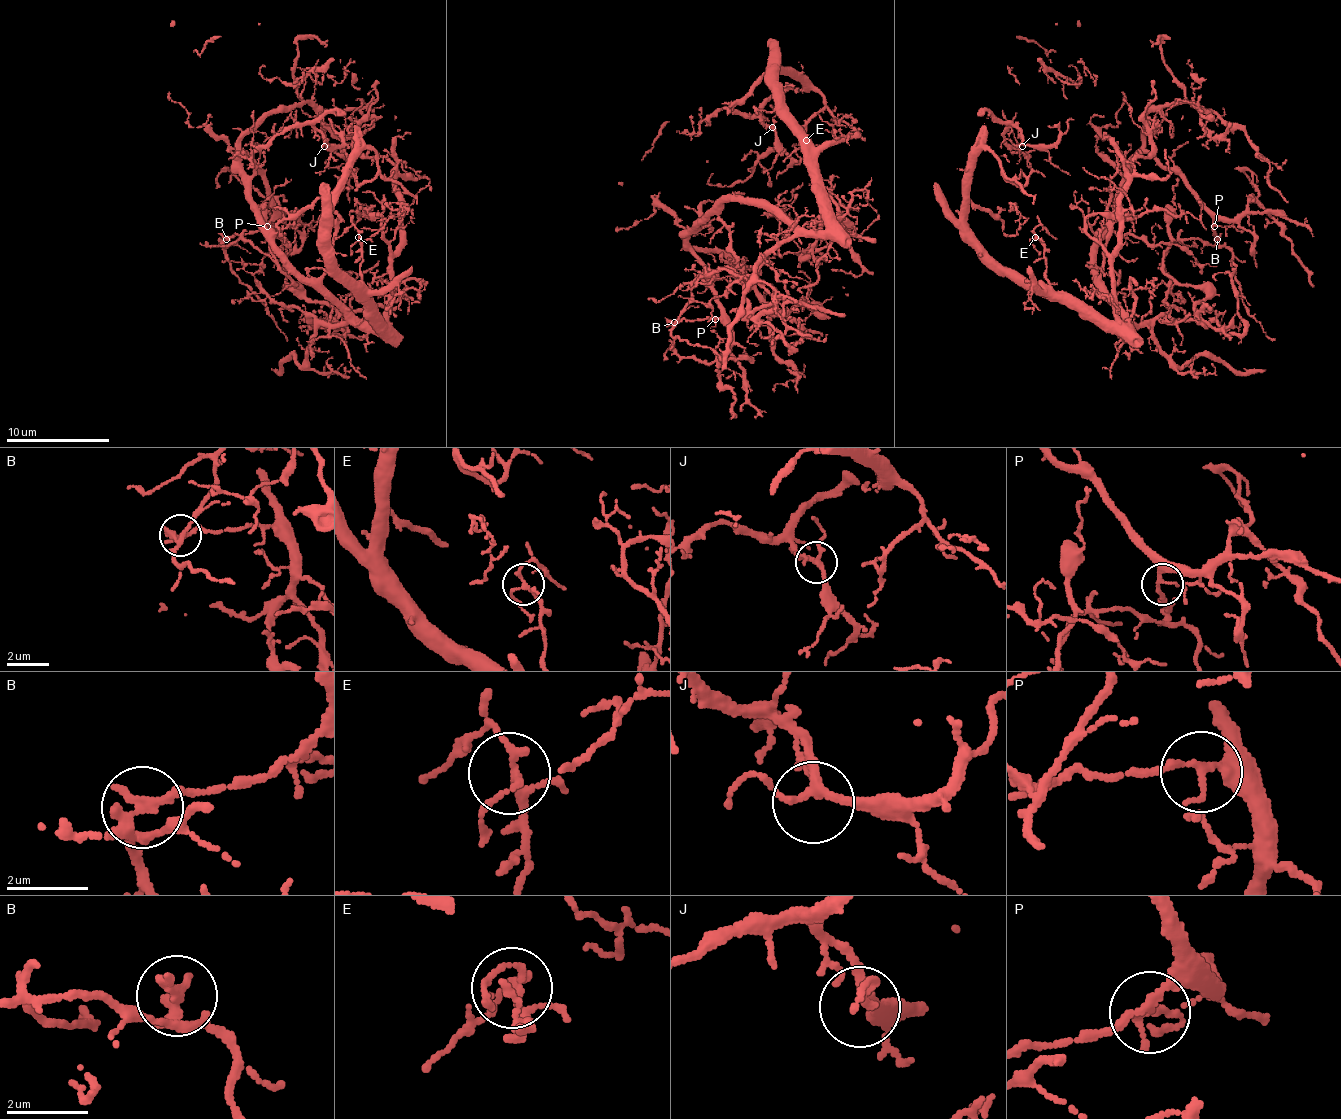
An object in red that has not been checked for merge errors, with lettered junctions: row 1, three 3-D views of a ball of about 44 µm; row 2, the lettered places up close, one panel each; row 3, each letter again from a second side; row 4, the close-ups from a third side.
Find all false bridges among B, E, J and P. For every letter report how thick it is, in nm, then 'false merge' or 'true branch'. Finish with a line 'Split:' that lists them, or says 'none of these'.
B: 280 nm thick; false merge
E: 160 nm thick; true branch
J: 200 nm thick; true branch
P: 190 nm thick; true branch
Split: B

